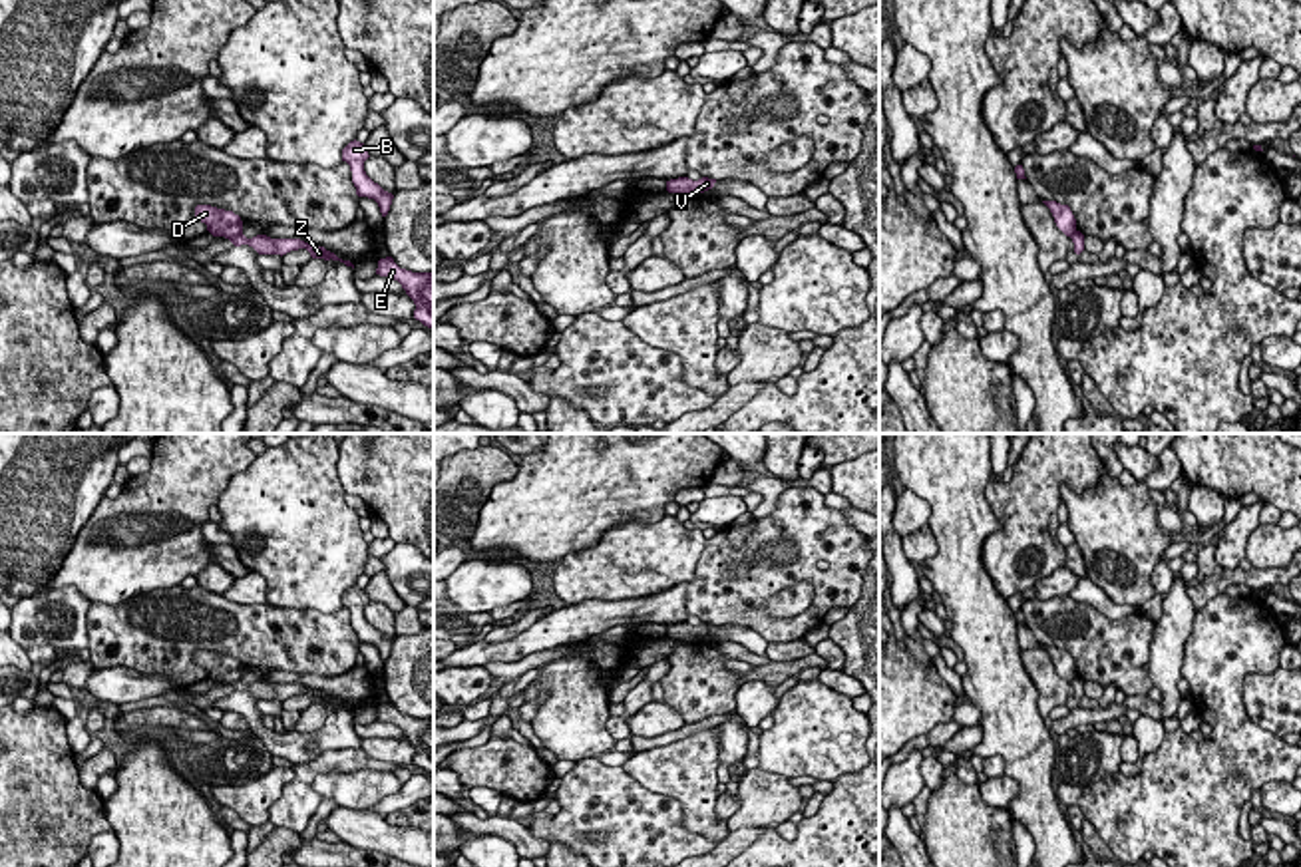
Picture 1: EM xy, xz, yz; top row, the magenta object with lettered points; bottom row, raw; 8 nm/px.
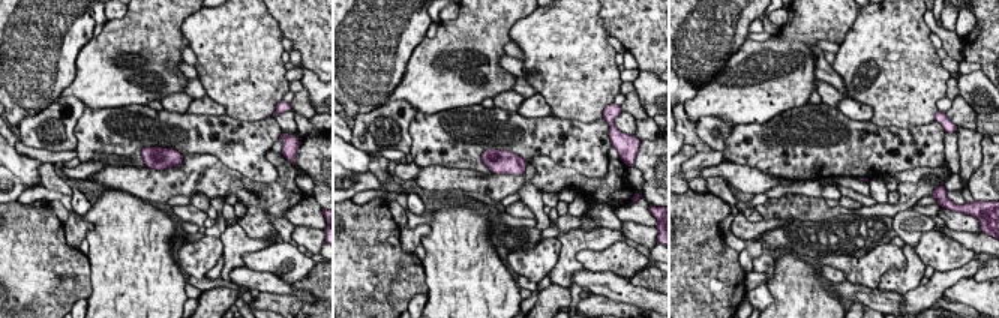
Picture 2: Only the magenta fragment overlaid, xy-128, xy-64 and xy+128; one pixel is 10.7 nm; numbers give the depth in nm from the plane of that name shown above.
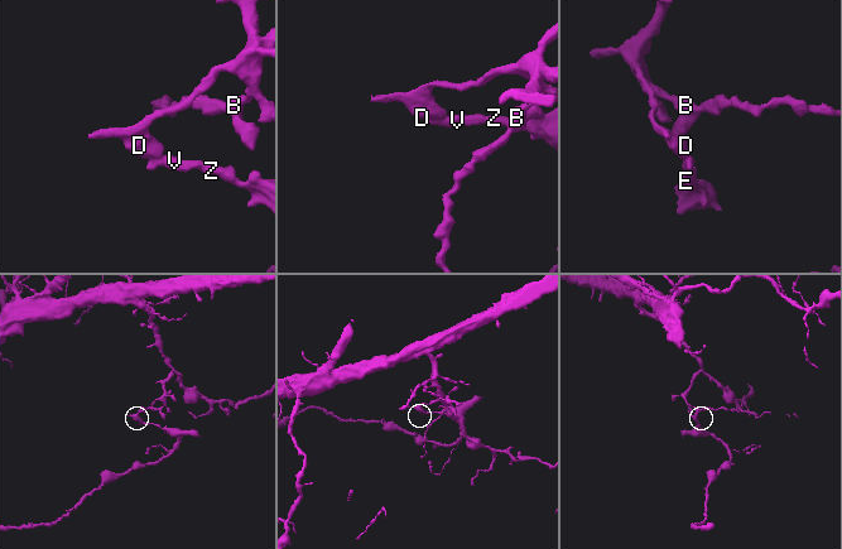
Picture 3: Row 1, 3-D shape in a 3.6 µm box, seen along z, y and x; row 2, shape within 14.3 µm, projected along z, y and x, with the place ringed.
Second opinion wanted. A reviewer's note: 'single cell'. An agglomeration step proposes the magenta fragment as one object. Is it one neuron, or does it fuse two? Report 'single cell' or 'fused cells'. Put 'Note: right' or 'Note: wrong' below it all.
fused cells
Note: wrong

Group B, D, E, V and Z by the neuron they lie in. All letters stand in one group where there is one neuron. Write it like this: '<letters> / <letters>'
B D / E V Z

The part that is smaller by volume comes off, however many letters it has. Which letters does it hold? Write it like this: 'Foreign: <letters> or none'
Foreign: E, V, Z

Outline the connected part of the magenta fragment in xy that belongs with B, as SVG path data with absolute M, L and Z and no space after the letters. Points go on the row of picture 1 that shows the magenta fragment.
M350 141L344 149L342 149L342 161L346 161L350 165L352 171L352 183L356 187L356 195L358 197L368 197L374 199L380 207L382 217L388 215L390 205L394 195L384 191L378 183L374 183L366 171L364 171L364 161L368 159L368 149L364 147L364 143L360 141Z

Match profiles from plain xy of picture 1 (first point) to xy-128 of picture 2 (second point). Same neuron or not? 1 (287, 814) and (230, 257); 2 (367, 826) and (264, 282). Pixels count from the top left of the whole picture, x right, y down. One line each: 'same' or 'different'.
1: same
2: same

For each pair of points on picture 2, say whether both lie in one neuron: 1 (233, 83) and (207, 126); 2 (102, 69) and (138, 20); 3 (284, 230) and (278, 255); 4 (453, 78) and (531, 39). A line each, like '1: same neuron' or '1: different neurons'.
1: different neurons
2: same neuron
3: different neurons
4: different neurons

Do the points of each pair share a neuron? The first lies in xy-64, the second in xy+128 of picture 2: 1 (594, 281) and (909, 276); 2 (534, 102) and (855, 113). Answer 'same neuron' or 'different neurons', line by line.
1: different neurons
2: same neuron

